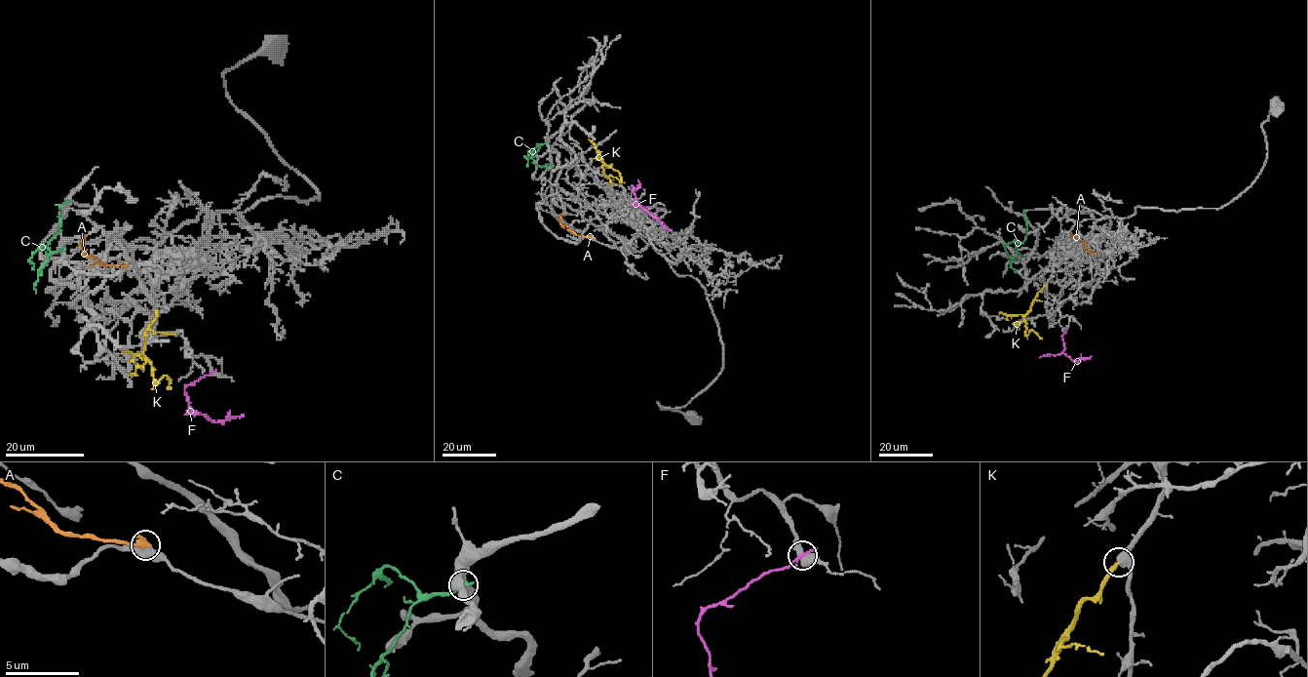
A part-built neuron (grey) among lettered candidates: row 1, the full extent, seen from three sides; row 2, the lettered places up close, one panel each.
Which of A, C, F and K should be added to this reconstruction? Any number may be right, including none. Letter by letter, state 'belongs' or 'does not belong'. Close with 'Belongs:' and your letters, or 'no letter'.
A: does not belong
C: does not belong
F: does not belong
K: belongs
Belongs: K

